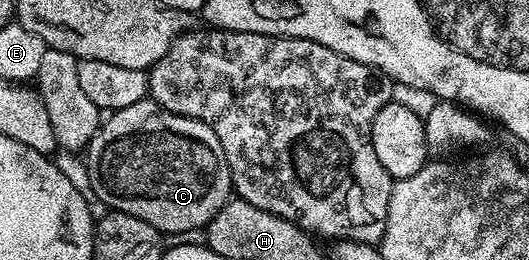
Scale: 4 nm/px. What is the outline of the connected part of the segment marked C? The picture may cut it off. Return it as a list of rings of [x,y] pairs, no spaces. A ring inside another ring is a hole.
[[[151,98],[111,112],[101,122],[99,131],[86,148],[86,154],[91,194],[96,194],[105,203],[105,208],[130,213],[130,217],[142,217],[142,221],[154,225],[154,229],[164,235],[207,228],[214,213],[224,207],[234,191],[230,165],[214,129],[197,119],[170,113],[152,102]]]

